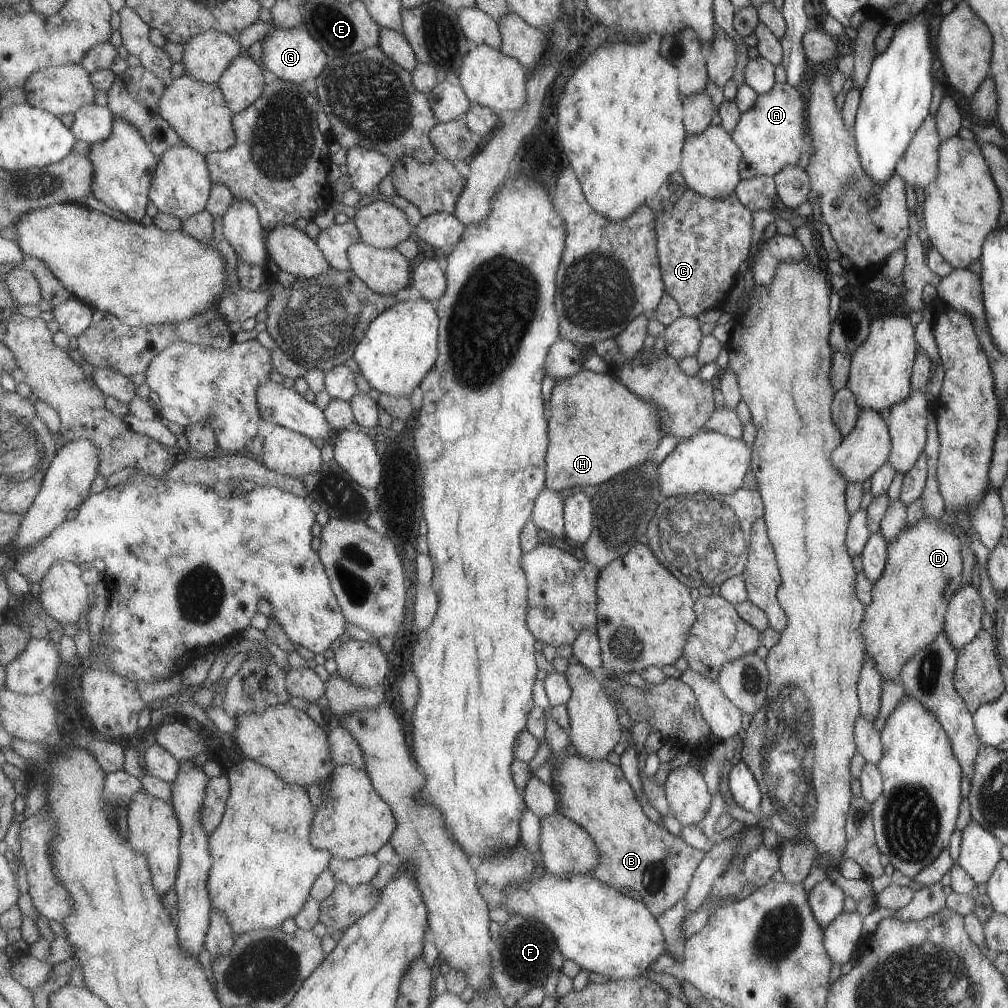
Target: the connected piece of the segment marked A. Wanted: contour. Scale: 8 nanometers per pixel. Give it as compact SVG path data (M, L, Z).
M774 83L767 92L758 93L754 106L739 115L735 128L730 132L730 137L742 149L741 178L772 177L782 170L783 164L795 165L803 146L803 120L801 96L789 83Z

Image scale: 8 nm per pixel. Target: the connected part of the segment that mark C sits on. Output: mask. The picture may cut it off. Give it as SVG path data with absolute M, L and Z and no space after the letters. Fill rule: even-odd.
M694 190L685 192L665 210L655 214L654 228L658 232L658 257L662 283L666 291L677 302L680 314L695 317L711 306L721 306L729 298L729 288L737 276L739 264L747 258L751 246L751 210L734 192L725 199L706 197Z

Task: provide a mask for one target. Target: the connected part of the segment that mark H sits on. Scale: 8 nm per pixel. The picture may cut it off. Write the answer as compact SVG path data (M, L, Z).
M583 370L554 382L549 400L549 447L547 448L547 490L559 491L570 486L595 487L609 478L625 472L647 460L647 454L661 442L658 409L639 398L621 382L611 377L610 371L595 374Z

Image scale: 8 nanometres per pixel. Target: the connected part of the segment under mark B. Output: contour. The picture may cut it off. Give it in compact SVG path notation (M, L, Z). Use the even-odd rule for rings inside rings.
M567 755L558 763L552 764L550 779L552 790L554 787L557 810L582 829L586 829L597 846L598 856L601 859L598 860L598 866L594 871L589 872L593 878L613 888L635 890L655 916L665 912L686 894L690 880L698 864L702 862L705 852L691 848L683 842L683 839L671 835L661 824L654 824L647 818L619 765L609 763L607 759L587 760L581 755Z

